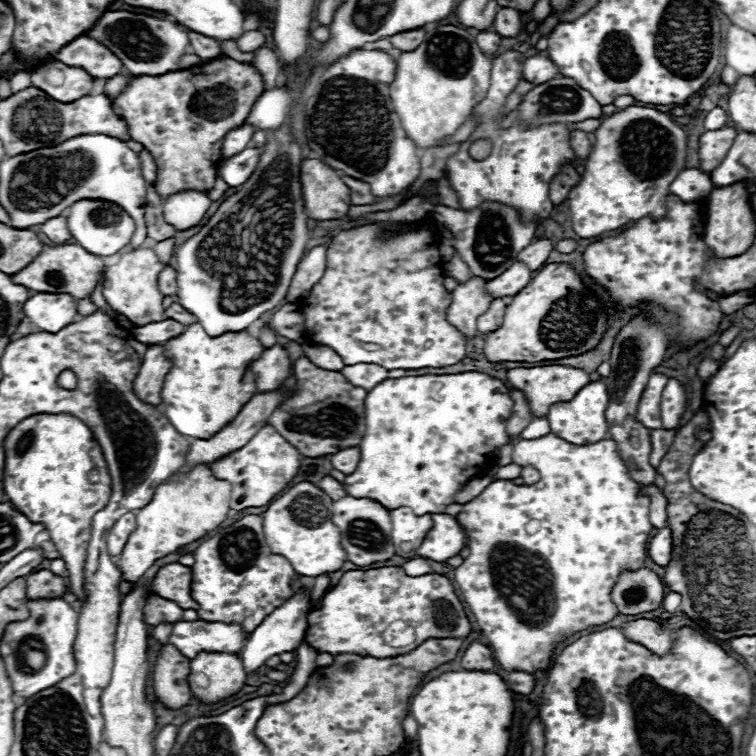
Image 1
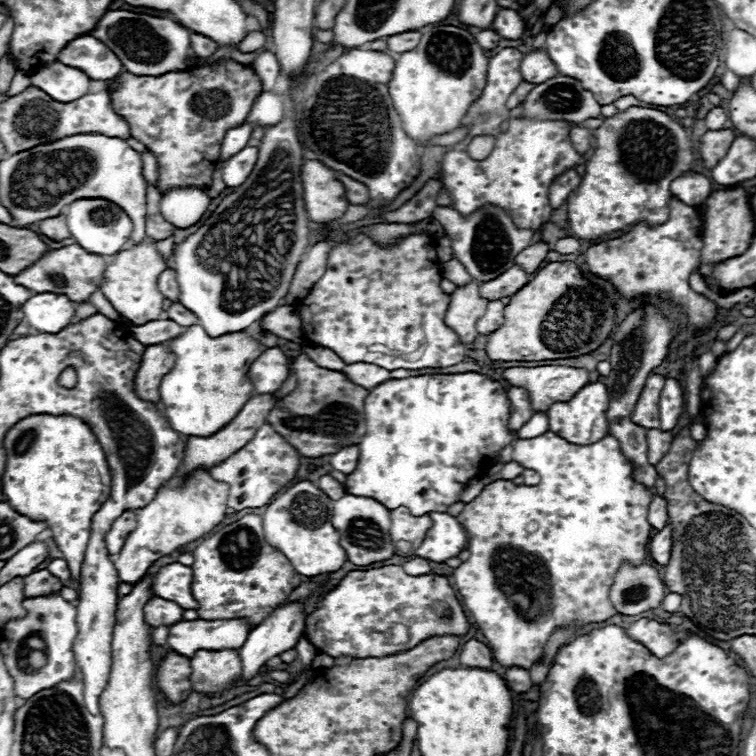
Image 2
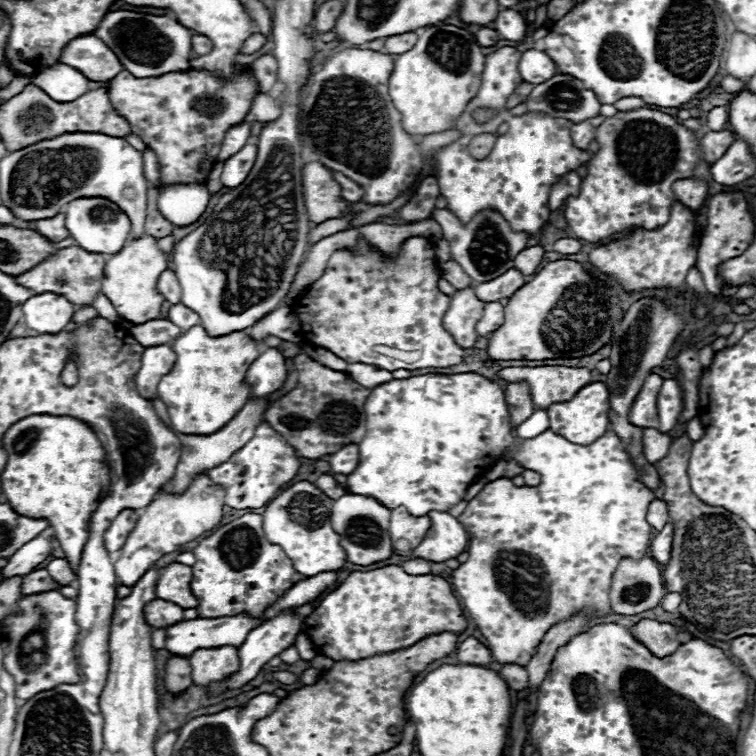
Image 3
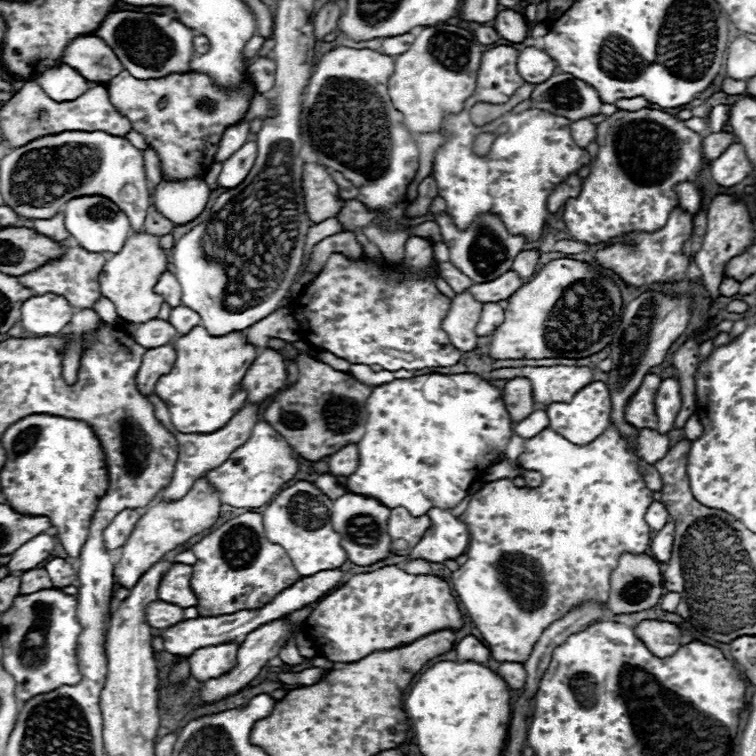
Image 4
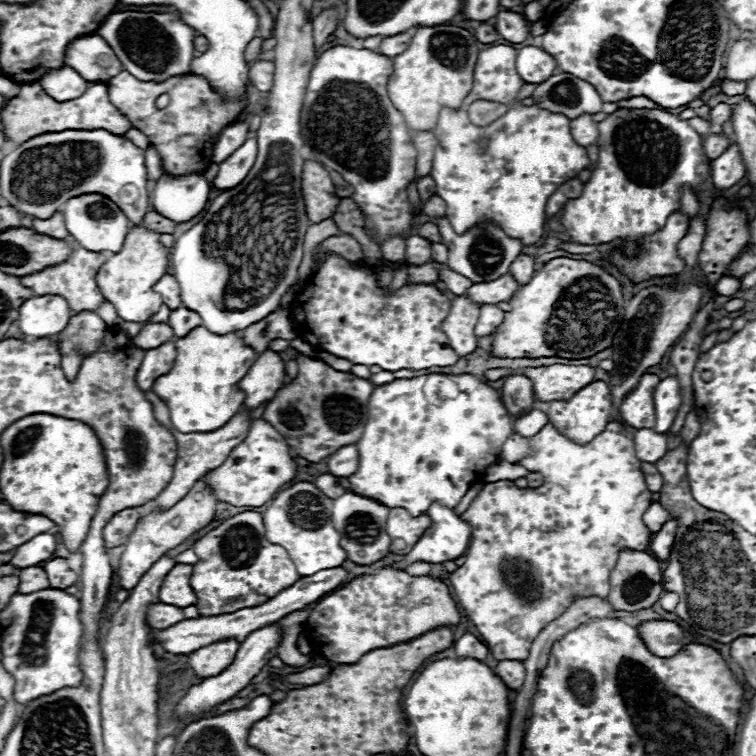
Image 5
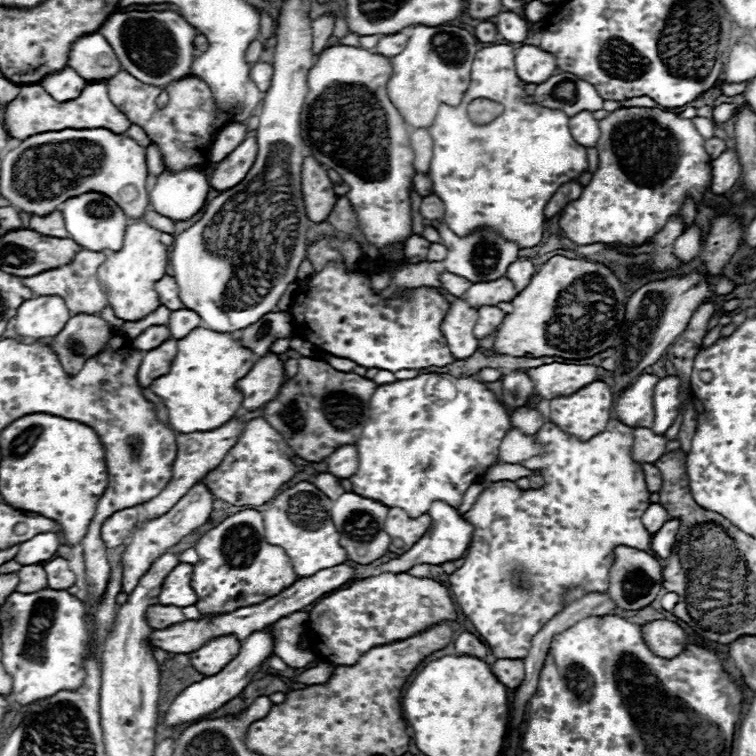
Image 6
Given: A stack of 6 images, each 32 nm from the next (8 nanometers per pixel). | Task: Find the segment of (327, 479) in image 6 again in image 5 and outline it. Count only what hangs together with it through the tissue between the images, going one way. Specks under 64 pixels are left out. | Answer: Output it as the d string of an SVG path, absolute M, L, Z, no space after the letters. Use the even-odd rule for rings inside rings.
M320 474L314 484L316 484L328 498L338 498L340 494L346 492L346 490L338 484L338 478L332 476L332 474Z

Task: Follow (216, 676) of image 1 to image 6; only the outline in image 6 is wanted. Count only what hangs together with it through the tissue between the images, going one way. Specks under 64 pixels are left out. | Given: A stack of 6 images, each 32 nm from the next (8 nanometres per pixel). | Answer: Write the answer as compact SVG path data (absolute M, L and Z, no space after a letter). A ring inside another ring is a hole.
M218 636L208 640L202 648L190 652L190 660L194 668L202 674L216 674L216 670L222 670L236 654L240 652L242 642L234 636Z

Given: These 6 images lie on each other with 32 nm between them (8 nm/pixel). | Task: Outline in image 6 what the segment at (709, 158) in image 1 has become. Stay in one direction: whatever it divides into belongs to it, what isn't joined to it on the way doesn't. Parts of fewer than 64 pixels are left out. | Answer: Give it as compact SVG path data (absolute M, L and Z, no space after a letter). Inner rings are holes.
M708 138L706 140L706 150L708 150L708 156L714 160L714 158L718 158L724 150L726 150L726 144L720 140L720 138Z

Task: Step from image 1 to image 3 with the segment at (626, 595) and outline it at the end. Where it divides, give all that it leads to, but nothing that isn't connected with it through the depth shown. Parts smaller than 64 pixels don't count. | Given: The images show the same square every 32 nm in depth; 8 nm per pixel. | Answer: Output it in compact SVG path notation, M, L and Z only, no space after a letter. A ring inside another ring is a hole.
M622 558L612 576L610 608L616 614L638 614L656 608L664 594L664 580L654 558Z

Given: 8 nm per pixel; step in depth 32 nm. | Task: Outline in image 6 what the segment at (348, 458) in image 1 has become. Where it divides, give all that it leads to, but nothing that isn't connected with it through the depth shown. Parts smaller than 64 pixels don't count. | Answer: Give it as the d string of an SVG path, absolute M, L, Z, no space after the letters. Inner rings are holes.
M340 446L336 448L328 458L326 458L326 464L328 464L328 472L338 476L338 478L350 478L354 472L356 472L356 466L358 466L358 452L356 452L356 446Z

